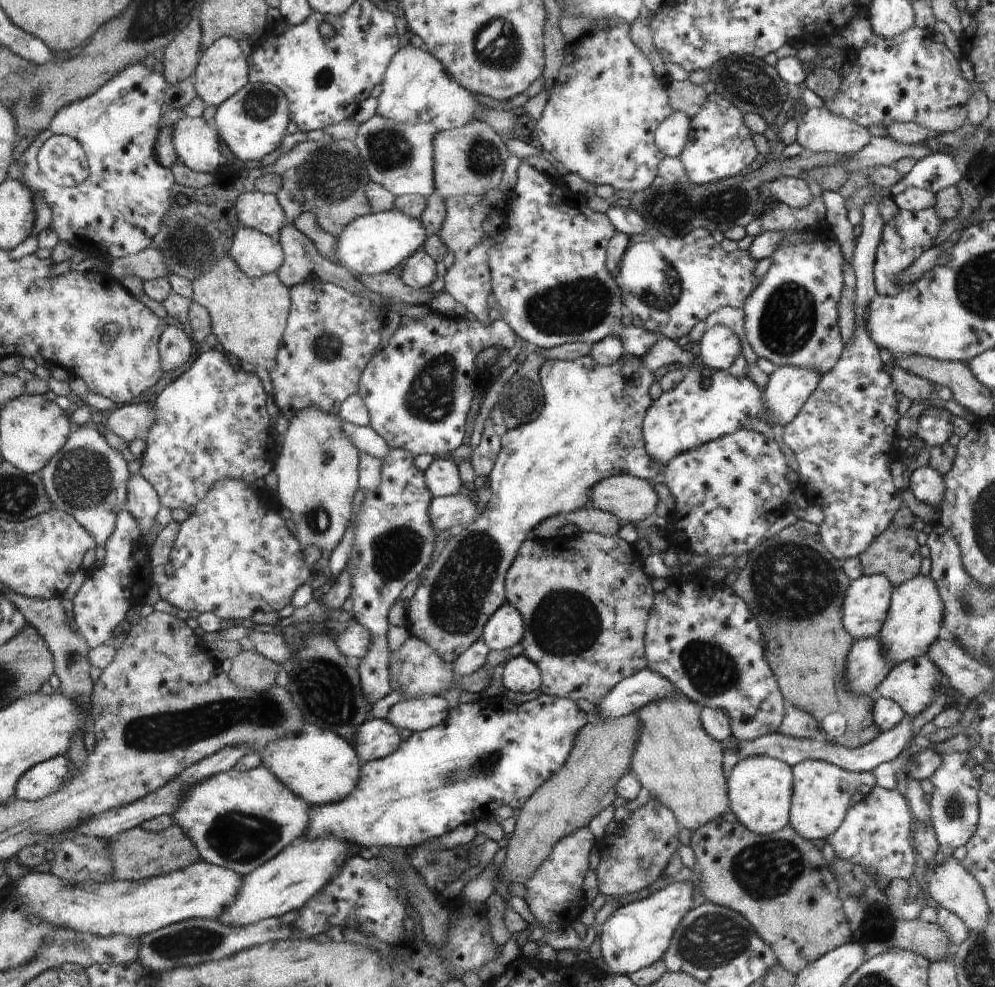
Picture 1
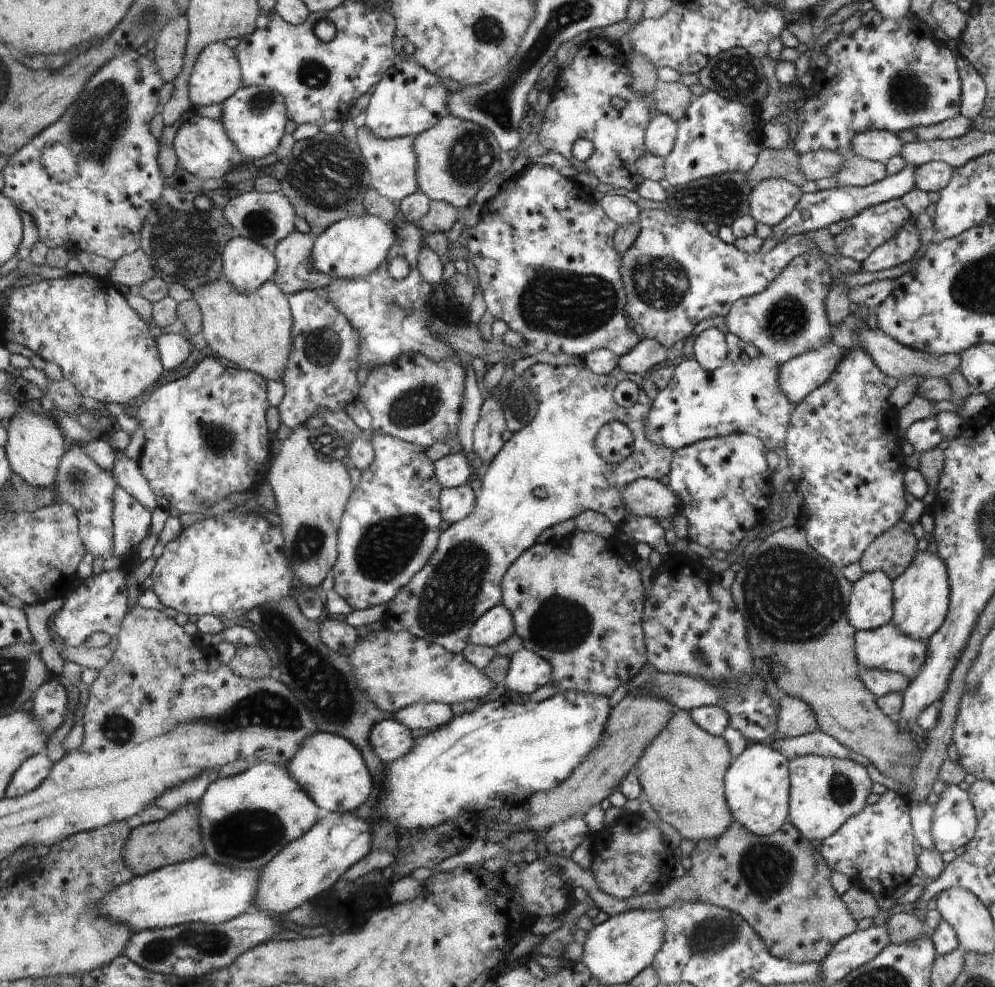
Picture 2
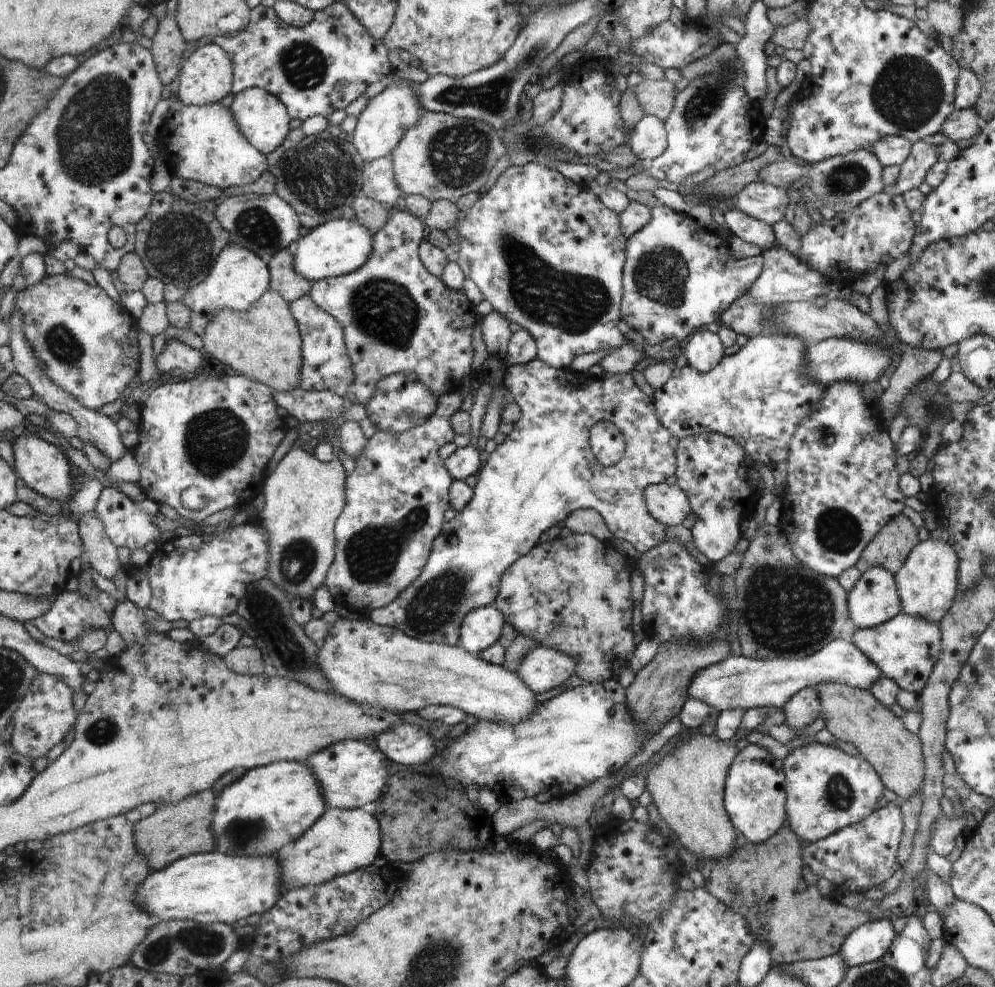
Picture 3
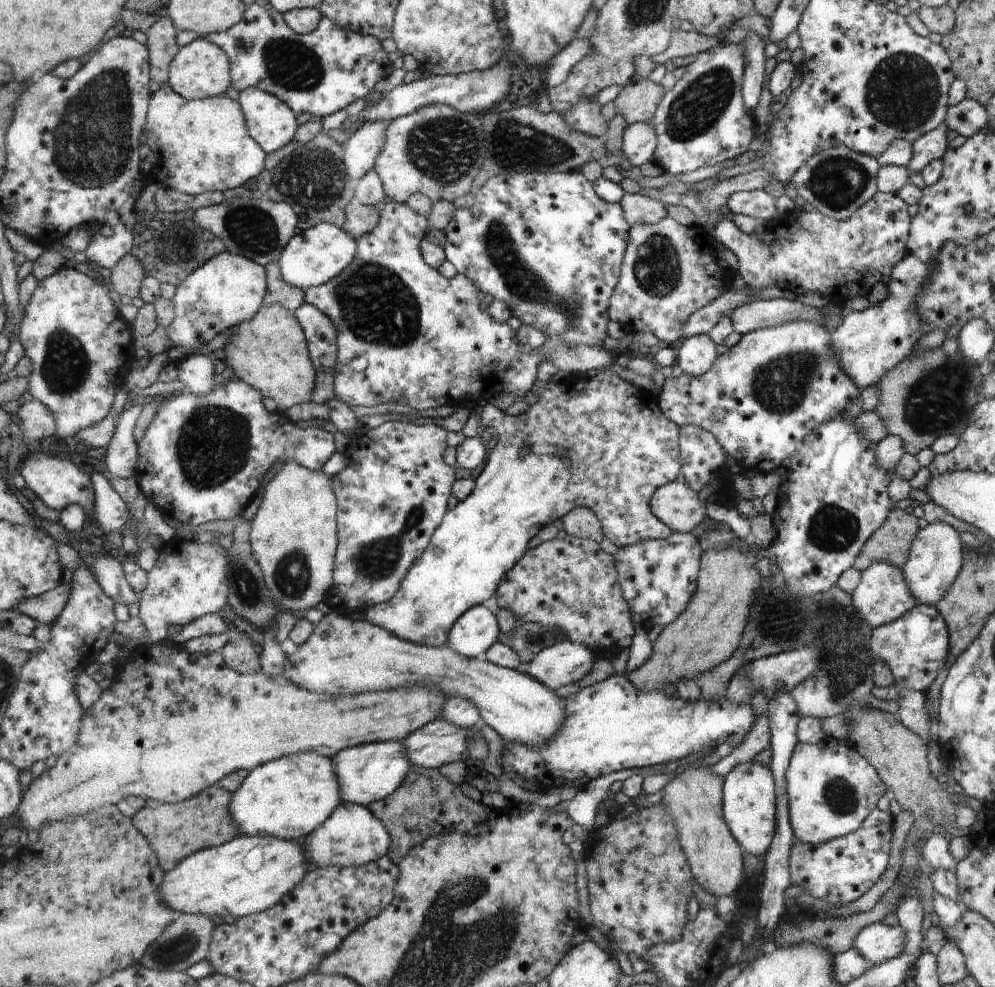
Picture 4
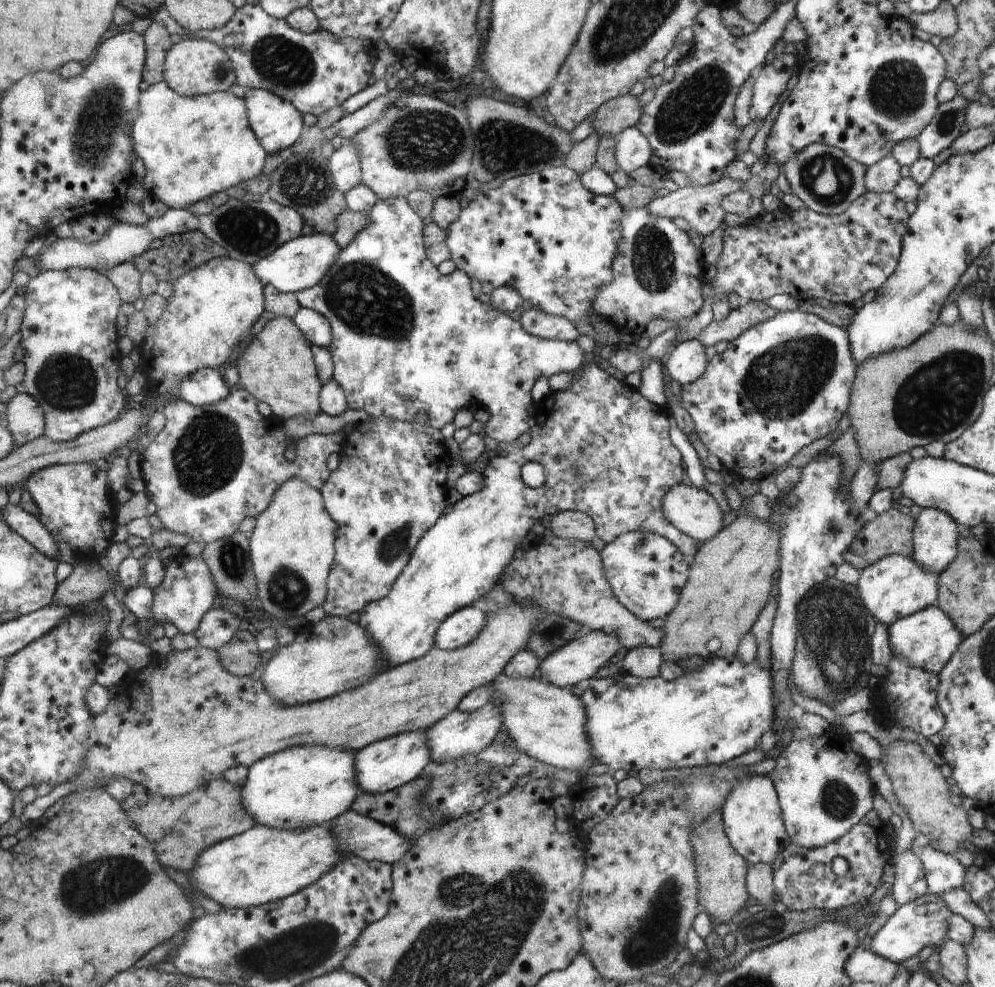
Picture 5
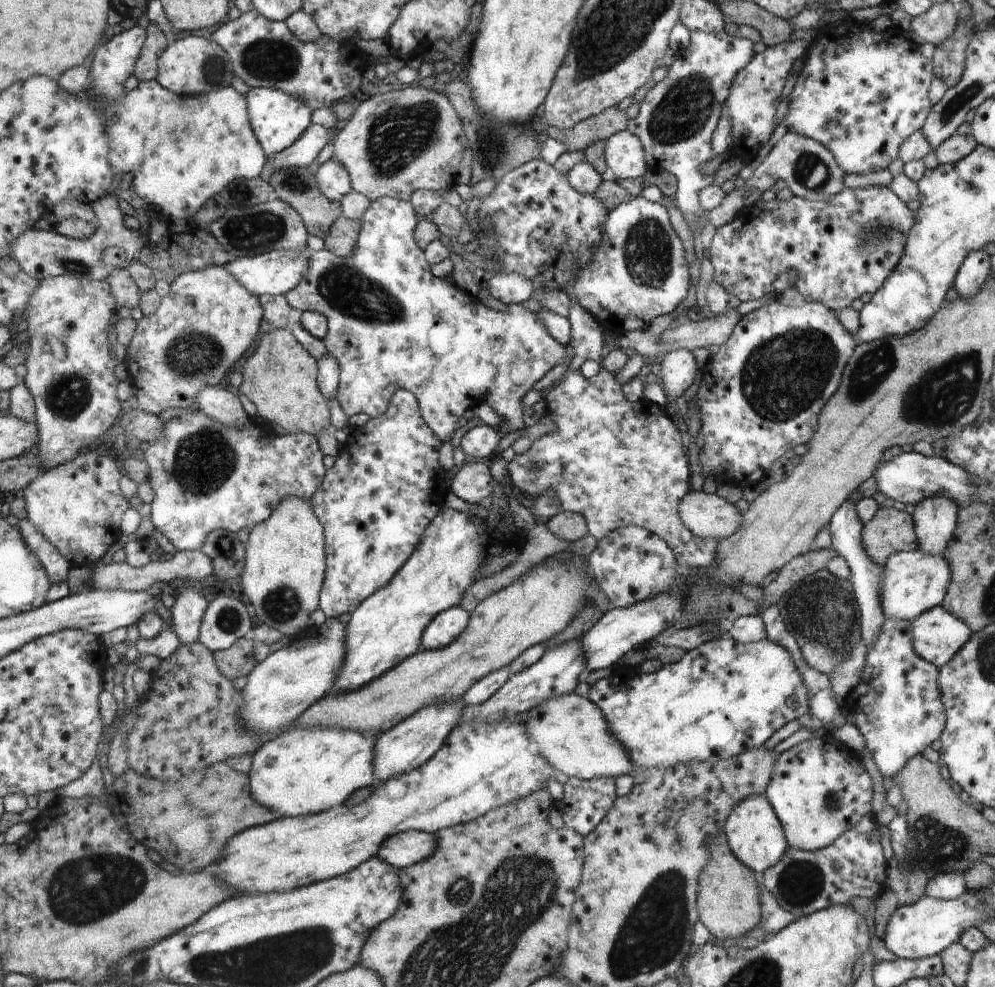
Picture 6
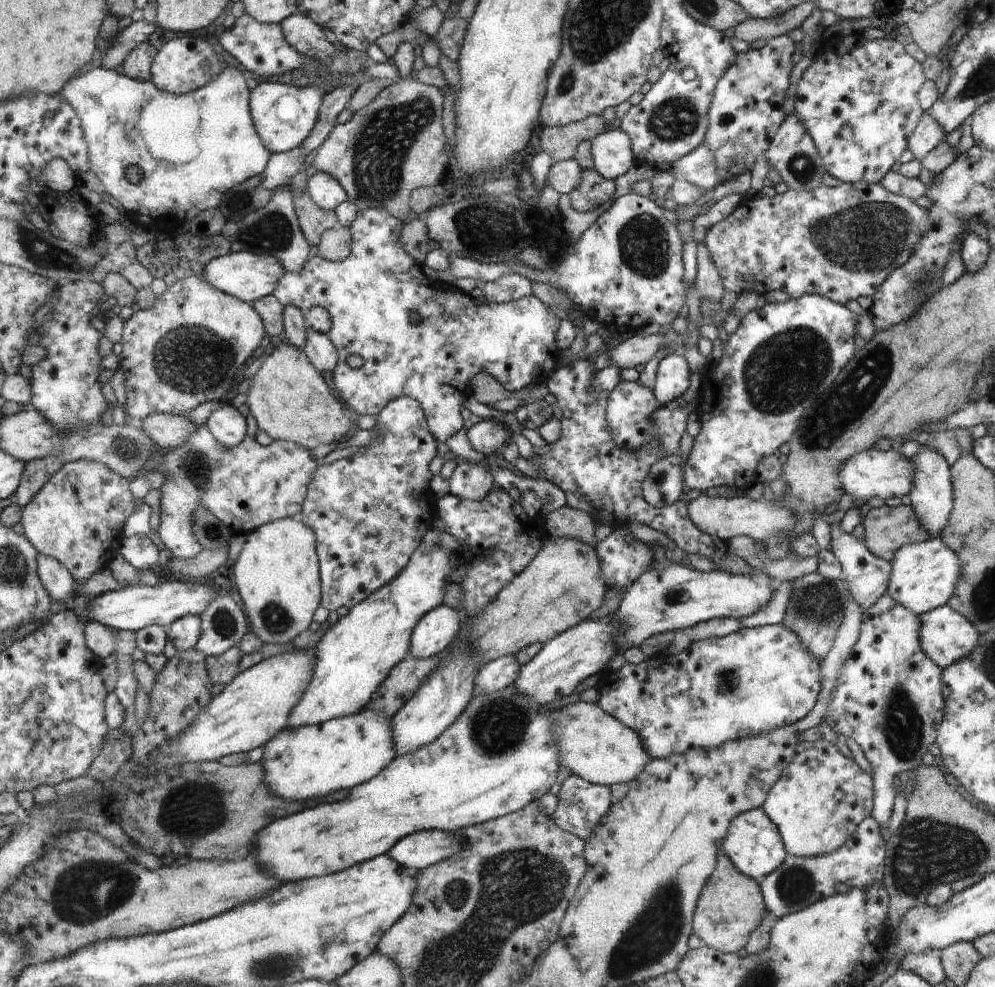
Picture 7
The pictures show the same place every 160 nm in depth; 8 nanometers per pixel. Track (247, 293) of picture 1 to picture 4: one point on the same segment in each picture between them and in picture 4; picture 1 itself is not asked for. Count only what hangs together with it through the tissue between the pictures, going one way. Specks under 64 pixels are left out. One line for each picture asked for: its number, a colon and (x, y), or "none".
2: (253, 330)
3: (263, 343)
4: (269, 352)

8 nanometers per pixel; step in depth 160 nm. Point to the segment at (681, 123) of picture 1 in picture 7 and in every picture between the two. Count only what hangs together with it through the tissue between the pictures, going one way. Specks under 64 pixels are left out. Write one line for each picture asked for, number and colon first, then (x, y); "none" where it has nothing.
2: (661, 136)
3: (649, 140)
4: (640, 140)
5: (633, 149)
6: (625, 155)
7: (612, 150)

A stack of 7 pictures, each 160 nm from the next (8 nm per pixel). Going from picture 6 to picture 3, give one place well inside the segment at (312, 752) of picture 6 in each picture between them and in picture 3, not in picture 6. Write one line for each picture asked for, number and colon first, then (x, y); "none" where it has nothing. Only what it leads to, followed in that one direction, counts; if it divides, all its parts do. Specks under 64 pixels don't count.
3: (270, 807)
4: (288, 798)
5: (305, 786)

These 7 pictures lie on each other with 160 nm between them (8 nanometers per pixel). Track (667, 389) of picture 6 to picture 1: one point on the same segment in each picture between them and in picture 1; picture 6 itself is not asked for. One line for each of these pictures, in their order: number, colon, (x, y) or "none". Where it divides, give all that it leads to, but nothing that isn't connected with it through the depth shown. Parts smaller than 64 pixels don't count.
1: (719, 346)
2: (710, 349)
3: (704, 350)
4: (697, 354)
5: (687, 362)

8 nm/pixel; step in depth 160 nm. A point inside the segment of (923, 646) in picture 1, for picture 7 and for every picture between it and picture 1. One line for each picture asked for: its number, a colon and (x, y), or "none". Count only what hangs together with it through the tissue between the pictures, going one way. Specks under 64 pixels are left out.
2: (921, 594)
3: (927, 583)
4: (937, 558)
5: (936, 536)
6: (936, 517)
7: (932, 495)

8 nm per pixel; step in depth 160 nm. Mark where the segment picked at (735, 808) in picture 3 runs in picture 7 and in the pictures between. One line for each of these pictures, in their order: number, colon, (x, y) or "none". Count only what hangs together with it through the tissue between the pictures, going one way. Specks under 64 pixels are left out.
4: (750, 788)
5: (754, 823)
6: (756, 835)
7: (754, 844)

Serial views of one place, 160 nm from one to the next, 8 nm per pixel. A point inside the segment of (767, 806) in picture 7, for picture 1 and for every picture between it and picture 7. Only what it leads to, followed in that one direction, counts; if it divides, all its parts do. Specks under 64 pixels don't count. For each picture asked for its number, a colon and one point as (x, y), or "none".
1: (822, 791)
2: (825, 792)
3: (828, 790)
4: (831, 792)
5: (824, 791)
6: (819, 791)

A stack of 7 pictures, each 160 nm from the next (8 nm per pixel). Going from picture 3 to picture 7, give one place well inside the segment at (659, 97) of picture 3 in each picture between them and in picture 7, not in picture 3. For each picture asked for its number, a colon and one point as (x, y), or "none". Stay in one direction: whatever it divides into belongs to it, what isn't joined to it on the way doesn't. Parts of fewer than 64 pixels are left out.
4: (637, 102)
5: (615, 115)
6: (600, 127)
7: (561, 143)

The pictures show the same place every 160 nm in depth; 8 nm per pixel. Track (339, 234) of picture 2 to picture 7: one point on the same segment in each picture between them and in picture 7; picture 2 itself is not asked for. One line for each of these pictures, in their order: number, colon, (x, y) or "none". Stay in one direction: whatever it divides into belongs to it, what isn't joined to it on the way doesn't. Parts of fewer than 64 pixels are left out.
3: (338, 247)
4: (317, 255)
5: (301, 263)
6: (273, 273)
7: (249, 277)

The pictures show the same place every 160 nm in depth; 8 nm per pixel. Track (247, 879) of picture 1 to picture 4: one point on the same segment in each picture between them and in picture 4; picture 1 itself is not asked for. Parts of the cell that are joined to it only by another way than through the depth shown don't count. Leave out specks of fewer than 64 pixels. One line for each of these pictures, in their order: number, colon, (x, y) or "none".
2: (310, 866)
3: (344, 840)
4: (353, 836)

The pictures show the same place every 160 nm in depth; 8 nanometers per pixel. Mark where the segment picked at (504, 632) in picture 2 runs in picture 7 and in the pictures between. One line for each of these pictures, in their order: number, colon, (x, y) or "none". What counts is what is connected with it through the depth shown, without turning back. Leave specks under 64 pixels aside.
3: (482, 627)
4: (477, 630)
5: (460, 629)
6: (445, 628)
7: (437, 630)

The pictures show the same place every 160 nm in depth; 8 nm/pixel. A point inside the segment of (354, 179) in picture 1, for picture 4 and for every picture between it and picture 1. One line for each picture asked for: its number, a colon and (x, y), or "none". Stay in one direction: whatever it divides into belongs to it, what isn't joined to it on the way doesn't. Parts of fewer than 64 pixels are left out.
2: (326, 177)
3: (321, 177)
4: (313, 179)

